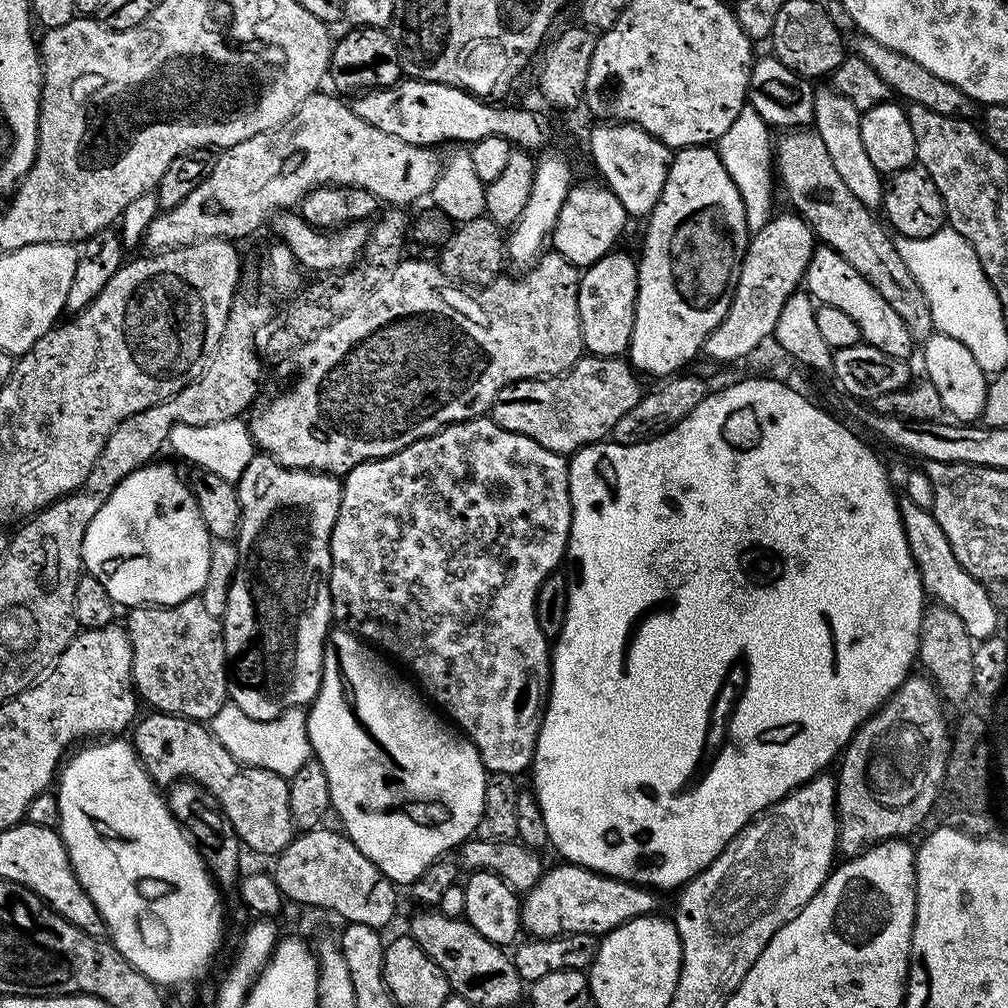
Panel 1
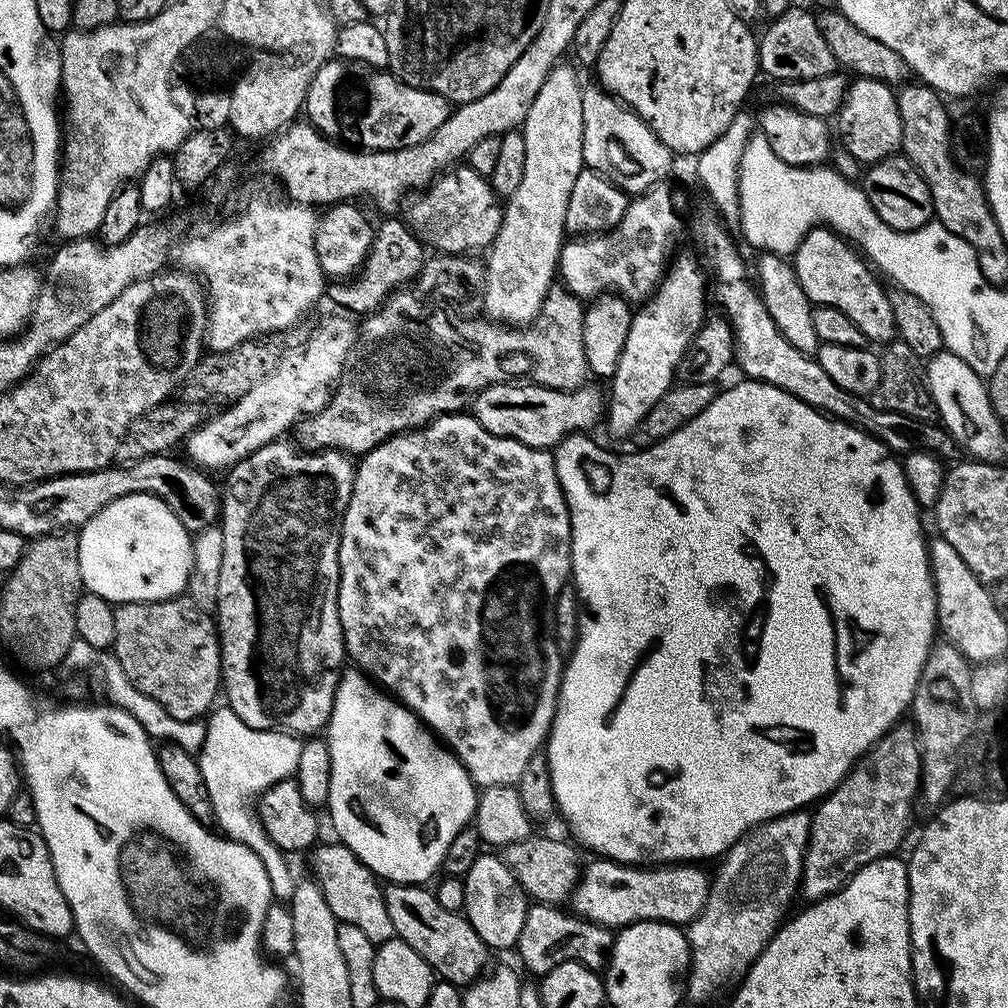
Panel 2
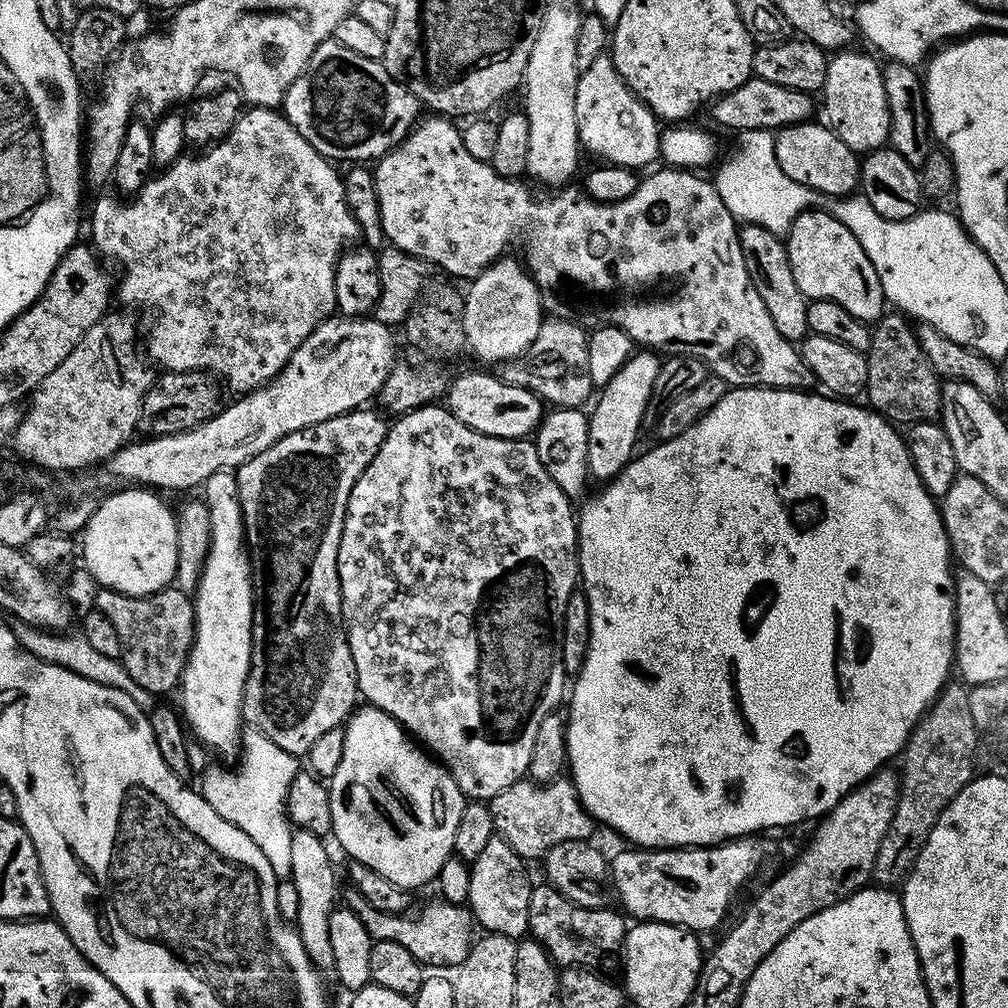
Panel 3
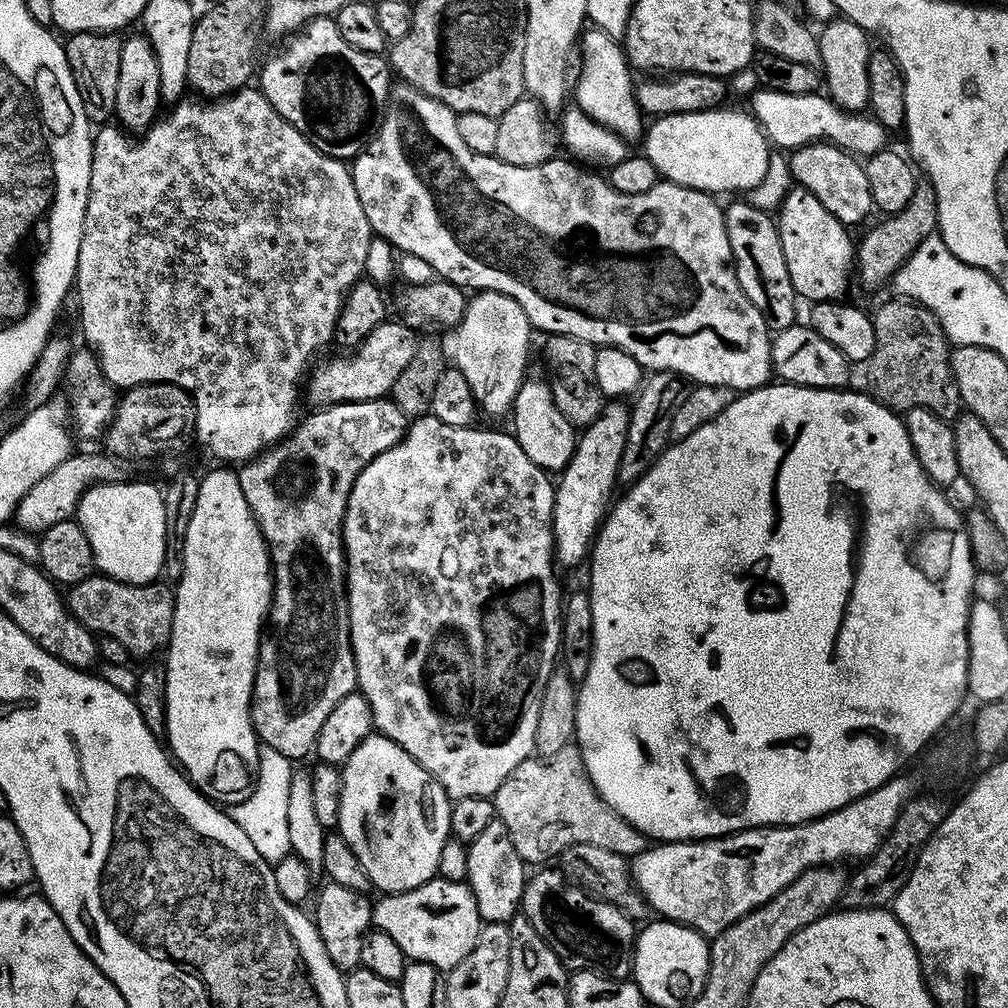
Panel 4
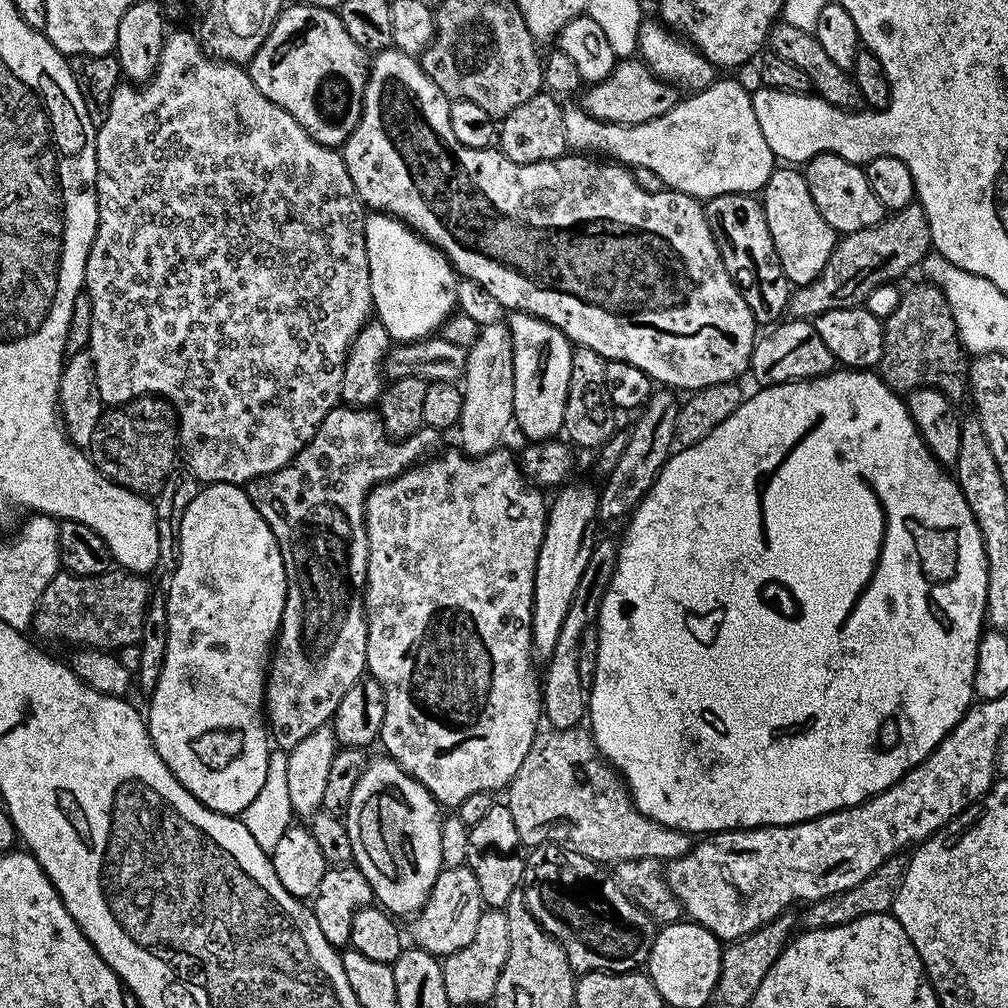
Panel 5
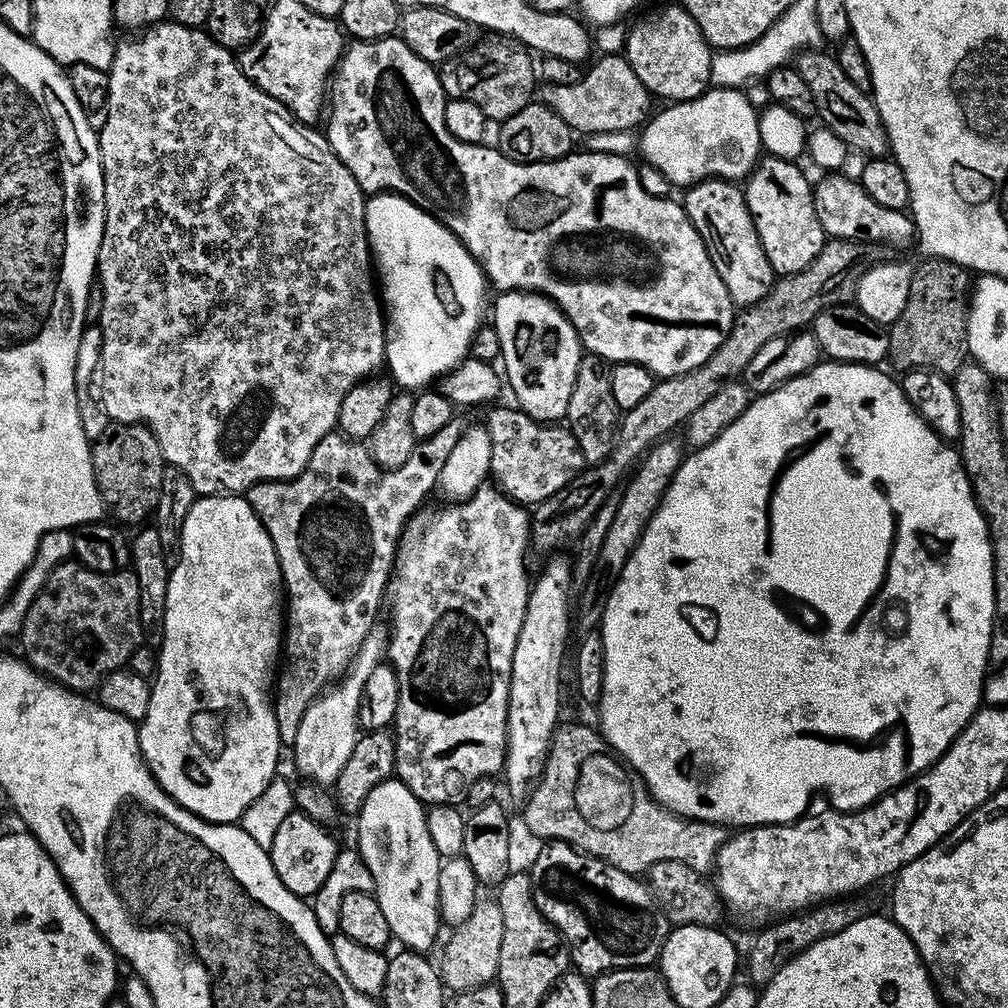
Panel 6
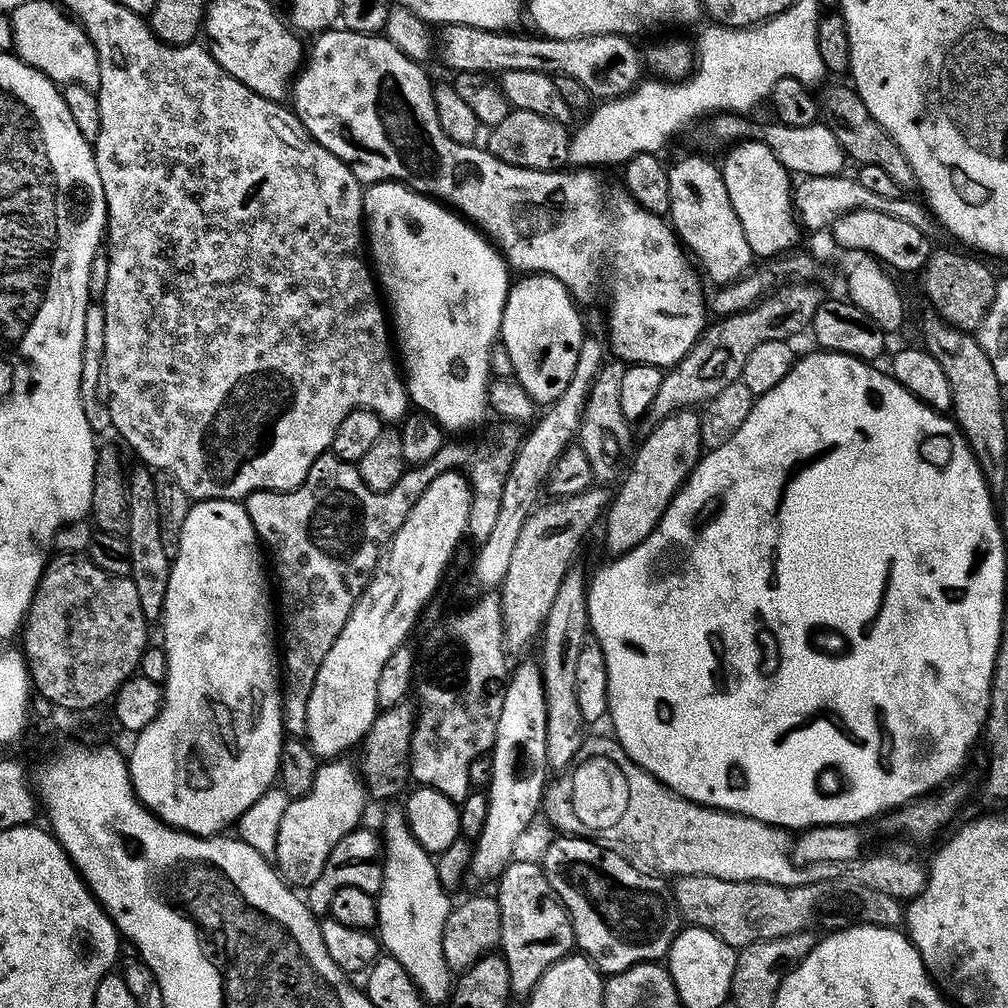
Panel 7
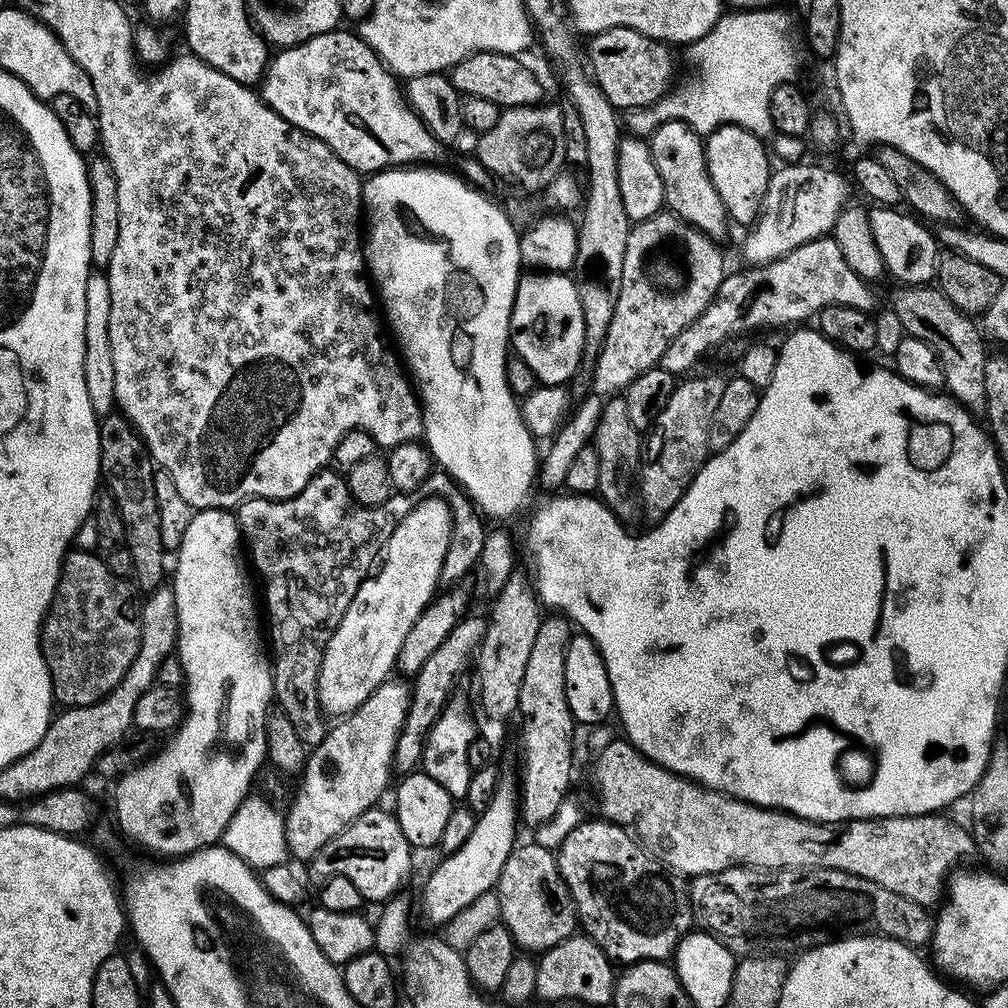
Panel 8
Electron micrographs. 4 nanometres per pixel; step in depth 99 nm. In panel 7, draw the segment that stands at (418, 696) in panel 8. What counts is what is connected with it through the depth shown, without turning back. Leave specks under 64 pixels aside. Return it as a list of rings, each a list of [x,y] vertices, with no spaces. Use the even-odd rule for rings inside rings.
[[[406,699],[394,706],[377,711],[376,721],[372,723],[362,741],[364,757],[358,760],[358,771],[364,781],[365,789],[371,795],[373,792],[380,800],[394,799],[400,791],[403,793],[410,784],[412,735],[416,729],[418,715],[417,705],[412,703],[411,699]]]

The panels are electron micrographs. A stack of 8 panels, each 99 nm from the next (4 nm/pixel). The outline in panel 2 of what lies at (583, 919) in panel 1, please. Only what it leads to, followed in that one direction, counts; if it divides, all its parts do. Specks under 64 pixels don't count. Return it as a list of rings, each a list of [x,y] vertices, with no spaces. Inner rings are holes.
[[[592,858],[592,861],[587,861],[586,867],[583,869],[580,877],[580,883],[576,885],[576,888],[572,891],[570,897],[570,908],[577,916],[584,917],[585,920],[593,920],[594,923],[600,924],[603,928],[610,928],[613,930],[619,930],[627,928],[630,924],[637,924],[643,920],[660,920],[664,924],[674,924],[677,926],[687,926],[700,915],[701,910],[704,908],[704,903],[708,897],[708,885],[710,883],[709,873],[704,873],[703,867],[697,866],[692,862],[681,862],[678,864],[666,864],[663,866],[629,866],[627,864],[620,864],[616,860],[606,860],[603,858]]]

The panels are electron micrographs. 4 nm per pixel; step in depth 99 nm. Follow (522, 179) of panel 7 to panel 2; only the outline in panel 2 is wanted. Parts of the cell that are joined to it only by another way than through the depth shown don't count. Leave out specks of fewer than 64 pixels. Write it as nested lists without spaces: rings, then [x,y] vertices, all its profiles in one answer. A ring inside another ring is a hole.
[[[456,166],[445,171],[412,199],[407,201],[406,223],[418,239],[437,253],[476,254],[479,248],[487,249],[491,245],[500,229],[502,208],[498,197],[491,183],[473,168]],[[658,183],[639,193],[629,203],[622,222],[609,232],[569,239],[560,250],[558,265],[563,287],[584,302],[605,294],[619,294],[629,302],[647,301],[656,285],[664,279],[673,255],[672,247],[684,232],[684,220],[680,215],[688,200],[682,189],[668,183]],[[719,219],[716,220],[702,221],[696,228],[696,240],[704,251],[703,259],[706,264],[708,259],[707,267],[710,269],[711,279],[712,276],[716,279],[714,300],[724,307],[723,315],[732,325],[735,363],[740,363],[743,375],[747,379],[759,380],[761,384],[786,390],[811,408],[816,408],[837,420],[845,420],[863,432],[869,432],[894,454],[907,453],[911,446],[916,450],[934,452],[941,458],[957,455],[956,440],[944,429],[943,424],[932,420],[919,420],[913,416],[898,414],[894,410],[878,410],[868,396],[842,390],[842,386],[838,386],[838,382],[834,382],[834,378],[830,378],[830,374],[826,374],[826,370],[822,370],[822,366],[809,353],[794,350],[794,346],[790,346],[790,342],[782,338],[774,318],[770,318],[764,300],[754,287],[753,281],[744,277],[744,260],[740,257],[735,242],[728,237],[729,229]]]

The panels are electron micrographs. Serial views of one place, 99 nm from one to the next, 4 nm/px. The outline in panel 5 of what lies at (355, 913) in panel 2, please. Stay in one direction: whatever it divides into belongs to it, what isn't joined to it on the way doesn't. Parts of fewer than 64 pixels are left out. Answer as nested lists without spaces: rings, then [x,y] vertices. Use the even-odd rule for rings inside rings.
[[[444,868],[430,890],[428,900],[415,913],[412,924],[412,936],[419,947],[430,955],[443,958],[462,950],[470,938],[474,938],[474,930],[478,927],[478,918],[486,905],[478,890],[478,878],[474,878],[471,868]]]

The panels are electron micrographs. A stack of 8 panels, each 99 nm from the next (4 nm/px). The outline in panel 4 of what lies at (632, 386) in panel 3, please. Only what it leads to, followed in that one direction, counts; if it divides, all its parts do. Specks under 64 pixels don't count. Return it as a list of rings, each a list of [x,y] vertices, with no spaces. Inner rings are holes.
[[[605,403],[603,410],[598,414],[598,418],[594,418],[594,422],[579,433],[574,454],[568,465],[559,473],[560,480],[558,476],[555,481],[556,501],[554,502],[554,514],[552,515],[552,529],[554,530],[554,542],[556,543],[554,556],[561,565],[564,563],[568,568],[582,563],[583,560],[585,563],[592,547],[592,541],[596,539],[596,533],[599,532],[600,525],[603,524],[605,516],[610,511],[610,505],[614,500],[612,491],[618,488],[620,478],[622,450],[626,450],[629,411],[630,408],[627,403]]]

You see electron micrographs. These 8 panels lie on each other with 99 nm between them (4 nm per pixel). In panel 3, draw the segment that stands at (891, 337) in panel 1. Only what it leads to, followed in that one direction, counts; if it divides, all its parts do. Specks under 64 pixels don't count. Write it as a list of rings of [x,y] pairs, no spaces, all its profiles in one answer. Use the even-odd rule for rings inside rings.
[[[809,210],[800,212],[798,218],[786,233],[786,243],[788,246],[788,257],[790,258],[790,270],[794,270],[794,282],[798,282],[798,290],[809,300],[833,300],[838,302],[845,310],[850,310],[854,318],[865,322],[875,322],[885,315],[886,301],[882,282],[878,282],[878,270],[874,270],[874,262],[866,258],[866,250],[854,238],[854,234],[838,218],[832,216],[831,211],[816,212]]]

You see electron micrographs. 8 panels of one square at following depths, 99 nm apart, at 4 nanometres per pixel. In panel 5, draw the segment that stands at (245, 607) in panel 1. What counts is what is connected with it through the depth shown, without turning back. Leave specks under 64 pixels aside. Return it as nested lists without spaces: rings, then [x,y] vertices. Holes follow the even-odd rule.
[[[337,406],[328,411],[326,418],[322,418],[314,438],[310,438],[307,446],[289,464],[274,470],[270,474],[259,476],[256,480],[250,480],[246,485],[248,497],[251,498],[258,514],[262,514],[266,526],[270,526],[274,538],[282,550],[282,562],[286,566],[286,578],[288,579],[286,606],[282,614],[280,630],[276,633],[274,655],[271,657],[270,667],[266,673],[266,687],[264,689],[266,724],[270,729],[271,739],[277,749],[290,750],[294,746],[298,746],[298,742],[302,742],[302,738],[310,738],[310,734],[314,734],[314,730],[325,727],[338,710],[338,702],[342,702],[342,694],[346,694],[346,690],[350,690],[350,686],[354,686],[354,682],[358,682],[365,675],[368,666],[366,662],[368,619],[364,616],[364,583],[366,582],[366,570],[368,569],[368,539],[364,529],[364,503],[368,501],[368,493],[377,484],[382,484],[386,480],[393,480],[398,474],[402,474],[408,468],[411,468],[417,458],[425,455],[425,453],[423,454],[424,440],[422,437],[423,435],[420,434],[408,436],[405,440],[397,443],[389,437],[388,431],[384,429],[379,411],[372,408]]]

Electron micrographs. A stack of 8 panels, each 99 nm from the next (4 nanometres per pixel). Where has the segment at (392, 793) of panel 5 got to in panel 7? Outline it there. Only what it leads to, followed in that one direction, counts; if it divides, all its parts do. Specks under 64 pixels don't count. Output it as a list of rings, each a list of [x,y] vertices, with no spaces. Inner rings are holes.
[[[396,810],[384,820],[384,832],[382,831],[382,859],[384,862],[384,881],[378,893],[376,909],[378,910],[378,939],[383,951],[392,956],[406,970],[406,974],[412,976],[412,980],[418,986],[425,1001],[447,1001],[450,996],[450,969],[446,958],[442,954],[442,930],[444,920],[448,917],[450,903],[449,893],[440,884],[436,873],[436,861],[414,838],[403,811]]]

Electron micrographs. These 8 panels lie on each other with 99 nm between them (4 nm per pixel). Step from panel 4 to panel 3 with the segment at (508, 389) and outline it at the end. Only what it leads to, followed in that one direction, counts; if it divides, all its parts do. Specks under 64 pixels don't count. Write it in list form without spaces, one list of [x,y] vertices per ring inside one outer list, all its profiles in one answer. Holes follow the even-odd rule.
[[[497,259],[484,269],[463,293],[464,338],[467,347],[480,360],[496,364],[499,360],[512,362],[536,343],[536,335],[542,323],[540,289],[533,282],[525,265],[519,259]]]

